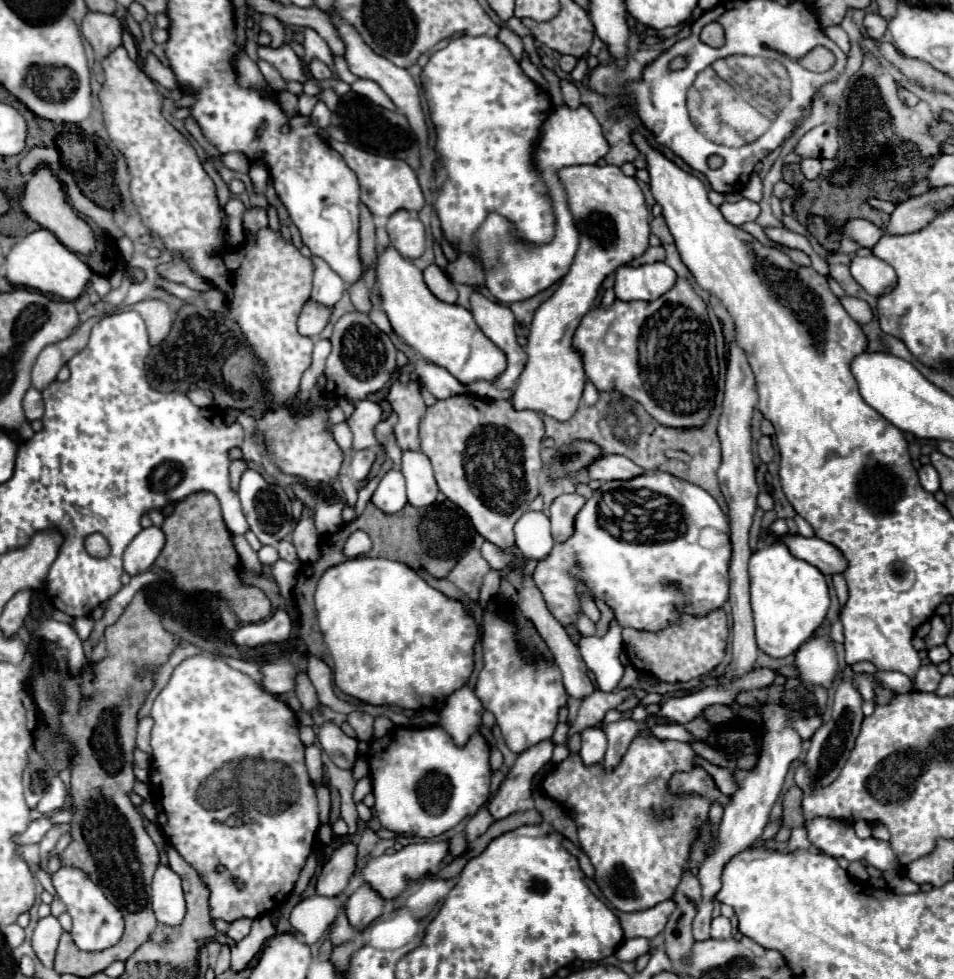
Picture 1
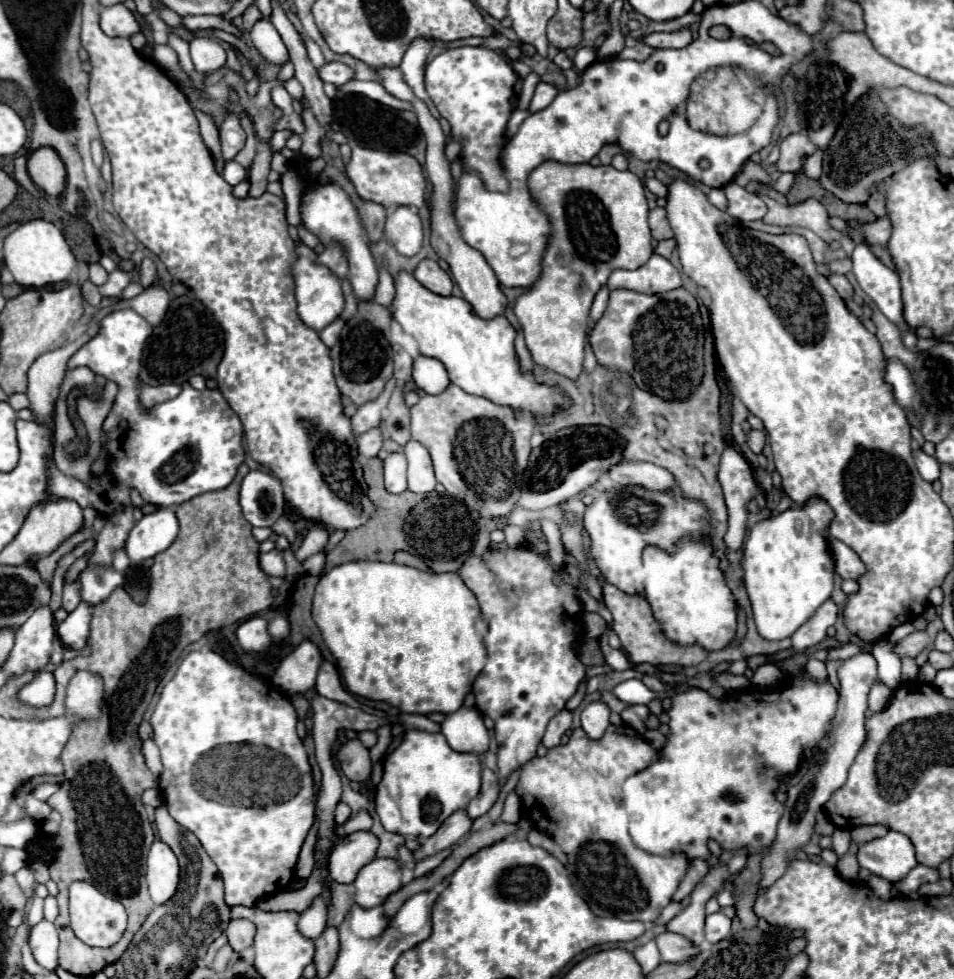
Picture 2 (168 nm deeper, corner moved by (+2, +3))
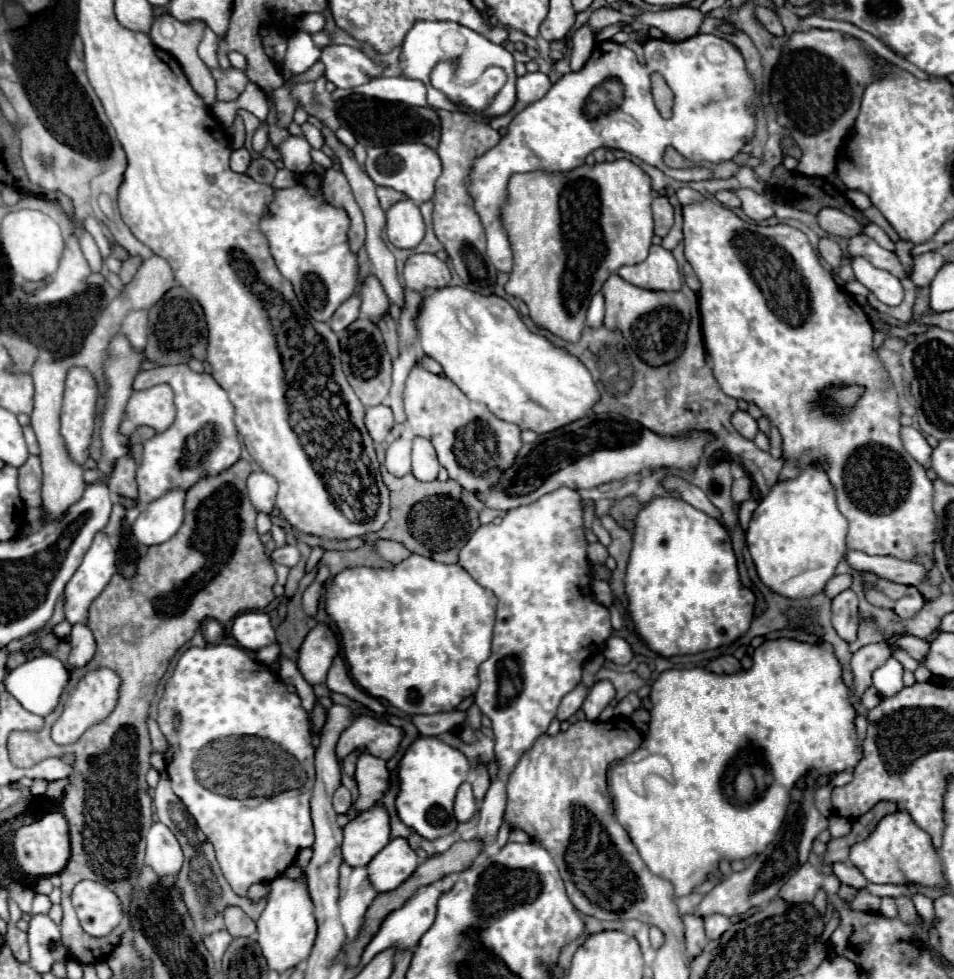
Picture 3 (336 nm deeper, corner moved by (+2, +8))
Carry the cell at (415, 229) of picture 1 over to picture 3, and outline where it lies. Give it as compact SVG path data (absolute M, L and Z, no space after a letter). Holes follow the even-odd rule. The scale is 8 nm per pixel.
M404 198L386 212L386 234L396 248L416 248L424 238L420 208Z

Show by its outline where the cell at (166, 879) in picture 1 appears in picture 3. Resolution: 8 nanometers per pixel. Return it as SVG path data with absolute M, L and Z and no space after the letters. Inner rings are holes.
M154 822L148 832L146 846L146 866L150 866L156 876L176 876L182 868L182 850L176 836L168 826Z

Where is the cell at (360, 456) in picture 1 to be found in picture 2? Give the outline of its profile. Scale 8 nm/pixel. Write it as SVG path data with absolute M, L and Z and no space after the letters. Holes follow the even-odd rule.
M372 427L366 433L362 433L358 437L358 449L360 449L360 455L364 457L376 457L378 451L382 449L382 429Z

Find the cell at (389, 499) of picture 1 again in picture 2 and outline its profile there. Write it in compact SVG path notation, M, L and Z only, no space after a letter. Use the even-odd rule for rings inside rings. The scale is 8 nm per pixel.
M402 451L384 459L384 483L390 493L406 491L406 457Z

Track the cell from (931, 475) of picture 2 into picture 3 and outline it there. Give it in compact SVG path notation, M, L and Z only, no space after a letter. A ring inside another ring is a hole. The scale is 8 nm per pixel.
M904 426L902 428L902 442L904 448L908 450L908 454L922 466L930 466L932 460L932 448L928 446L928 442L924 440L924 436L912 428L912 426Z

